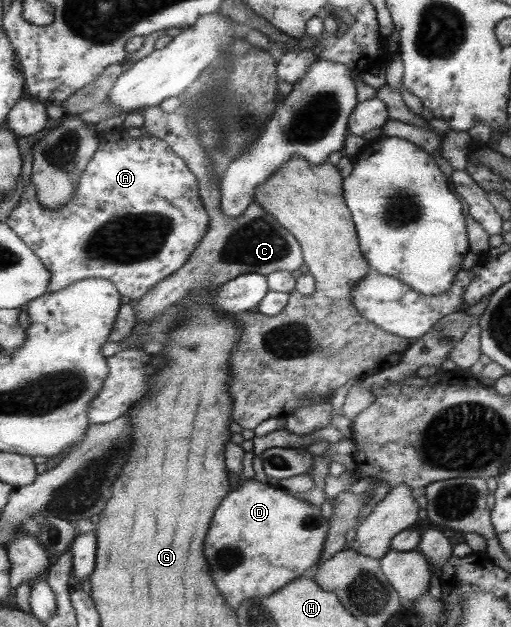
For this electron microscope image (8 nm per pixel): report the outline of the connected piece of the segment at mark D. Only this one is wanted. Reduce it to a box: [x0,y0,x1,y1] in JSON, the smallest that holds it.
[208,478,332,610]

